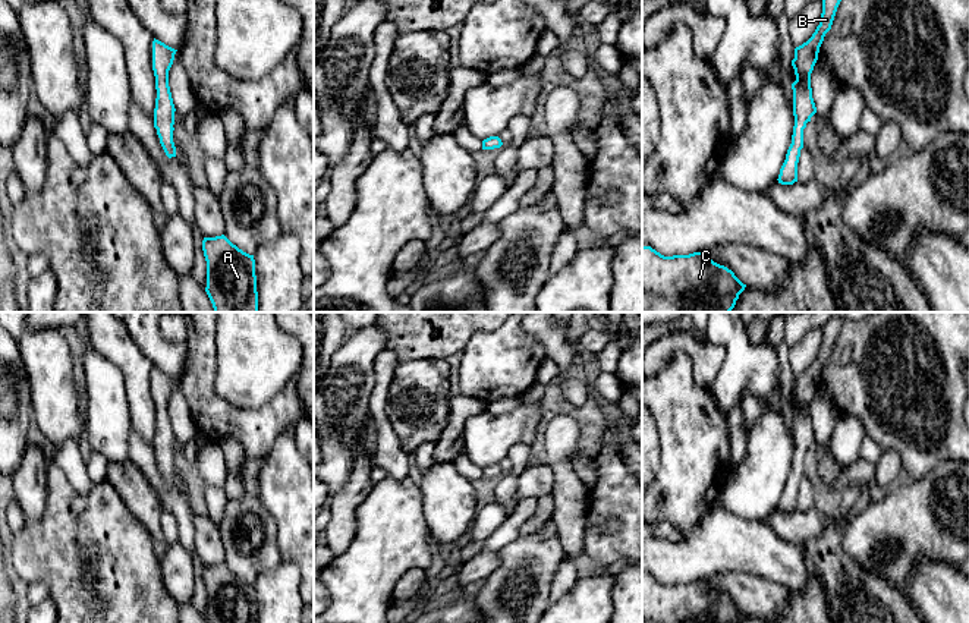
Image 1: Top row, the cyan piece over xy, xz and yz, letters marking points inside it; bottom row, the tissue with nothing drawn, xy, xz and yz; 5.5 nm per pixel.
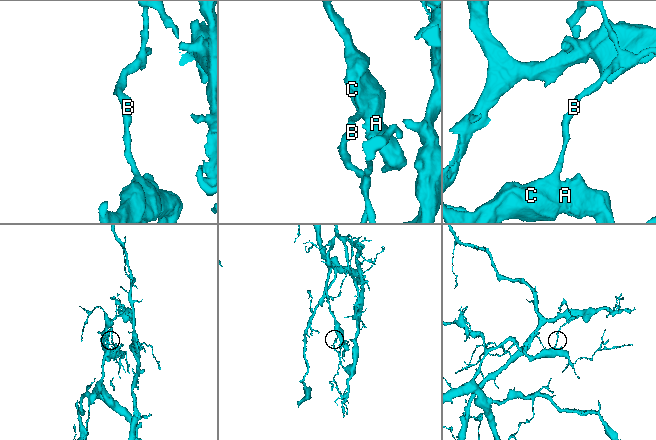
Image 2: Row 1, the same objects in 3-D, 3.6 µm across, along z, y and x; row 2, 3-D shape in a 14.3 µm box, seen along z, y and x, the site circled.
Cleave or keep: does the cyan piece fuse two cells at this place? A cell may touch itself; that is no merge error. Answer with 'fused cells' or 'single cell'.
fused cells

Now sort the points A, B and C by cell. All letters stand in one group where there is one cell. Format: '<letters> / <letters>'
A C / B

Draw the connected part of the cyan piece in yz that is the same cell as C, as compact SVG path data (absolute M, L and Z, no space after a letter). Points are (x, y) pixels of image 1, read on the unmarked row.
M642 575L642 623L740 623L745 616L732 598L714 591L705 580L664 585L651 575Z

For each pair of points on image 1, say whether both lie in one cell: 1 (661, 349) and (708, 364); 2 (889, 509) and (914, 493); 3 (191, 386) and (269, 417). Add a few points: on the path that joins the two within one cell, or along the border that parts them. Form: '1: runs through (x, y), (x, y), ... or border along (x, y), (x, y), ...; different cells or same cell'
1: runs through (673, 346), (691, 346), (697, 352); same cell
2: runs through (894, 509), (908, 499); same cell
3: runs through (210, 405), (223, 418), (249, 418); same cell

